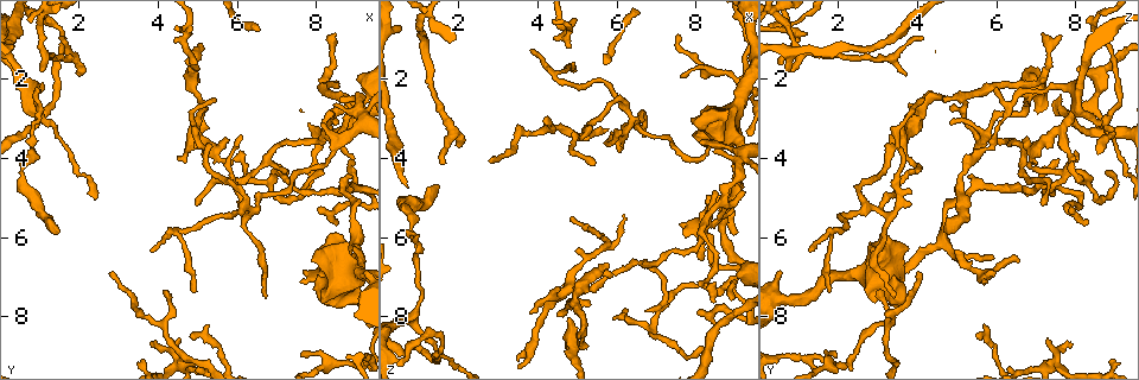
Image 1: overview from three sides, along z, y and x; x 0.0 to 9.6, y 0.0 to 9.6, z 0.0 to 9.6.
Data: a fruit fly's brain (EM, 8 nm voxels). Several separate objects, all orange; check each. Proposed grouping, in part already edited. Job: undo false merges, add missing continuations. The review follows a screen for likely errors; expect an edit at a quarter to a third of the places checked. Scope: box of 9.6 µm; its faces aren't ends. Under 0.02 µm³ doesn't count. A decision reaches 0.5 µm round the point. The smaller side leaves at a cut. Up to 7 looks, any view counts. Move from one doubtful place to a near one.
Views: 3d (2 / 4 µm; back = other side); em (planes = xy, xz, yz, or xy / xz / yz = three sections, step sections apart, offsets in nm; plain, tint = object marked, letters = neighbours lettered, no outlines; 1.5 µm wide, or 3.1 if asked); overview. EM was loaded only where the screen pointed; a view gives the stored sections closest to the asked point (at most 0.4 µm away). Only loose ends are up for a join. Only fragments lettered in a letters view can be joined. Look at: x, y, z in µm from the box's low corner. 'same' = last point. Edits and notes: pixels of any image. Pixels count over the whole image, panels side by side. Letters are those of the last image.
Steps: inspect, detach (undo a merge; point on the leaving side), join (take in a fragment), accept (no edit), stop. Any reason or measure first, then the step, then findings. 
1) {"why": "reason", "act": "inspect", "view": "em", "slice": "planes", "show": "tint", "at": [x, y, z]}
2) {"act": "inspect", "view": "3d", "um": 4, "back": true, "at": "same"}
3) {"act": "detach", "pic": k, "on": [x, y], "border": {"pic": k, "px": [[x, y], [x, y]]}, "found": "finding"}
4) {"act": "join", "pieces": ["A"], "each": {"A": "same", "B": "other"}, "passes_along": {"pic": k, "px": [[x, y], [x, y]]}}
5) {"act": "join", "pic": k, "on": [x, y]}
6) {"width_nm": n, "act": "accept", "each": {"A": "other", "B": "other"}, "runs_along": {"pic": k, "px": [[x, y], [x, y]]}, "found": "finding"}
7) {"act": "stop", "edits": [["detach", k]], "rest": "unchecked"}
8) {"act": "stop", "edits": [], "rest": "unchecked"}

{"why": "an open end", "act": "inspect", "view": "3d", "um": 2, "at": [2.00, 1.90, 3.75]}

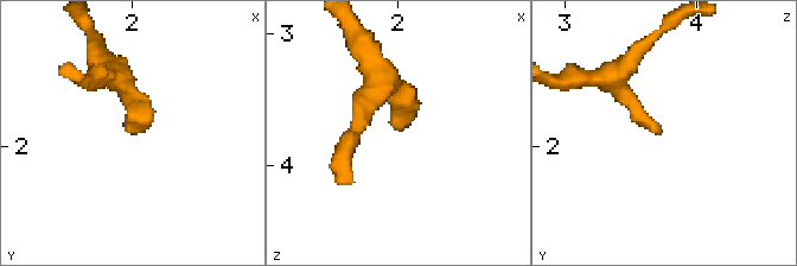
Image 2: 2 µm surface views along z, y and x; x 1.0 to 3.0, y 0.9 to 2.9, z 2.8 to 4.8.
{"why": "need the tissue", "act": "inspect", "view": "em", "slice": "planes", "show": "letters", "at": [2.04, 1.92, 3.72]}

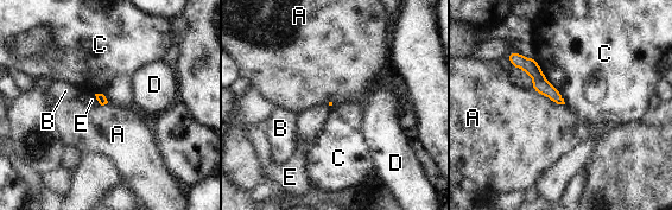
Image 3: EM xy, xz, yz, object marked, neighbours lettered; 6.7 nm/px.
{"act": "accept", "each": {"A": "other", "B": "other", "C": "other", "D": "other", "E": "other"}, "runs_along": {"pic": 3, "px": [[512, 57], [524, 63], [560, 101]]}, "found": "no lettered fragment goes on from it"}

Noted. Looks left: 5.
{"why": "free end", "act": "inspect", "view": "em", "slice": "yz", "step": 8, "show": "letters", "at": [5.75, 3.50, 6.65]}

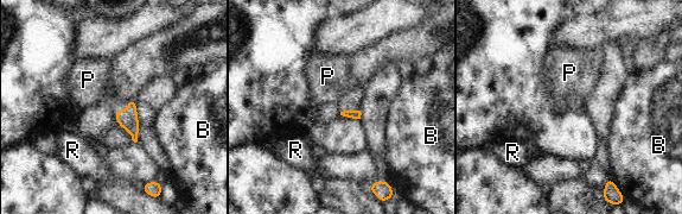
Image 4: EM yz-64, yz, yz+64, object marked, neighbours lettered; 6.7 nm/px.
{"longest_contact_nm": ["P", 60], "act": "join", "pieces": ["P"], "each": {"B": "other", "P": "same", "R": "other"}, "passes_along": {"pic": 4, "px": [[355, 114], [356, 111], [331, 83]]}, "found": "the cell continues"}

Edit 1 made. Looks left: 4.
{"act": "inspect", "view": "overview"}

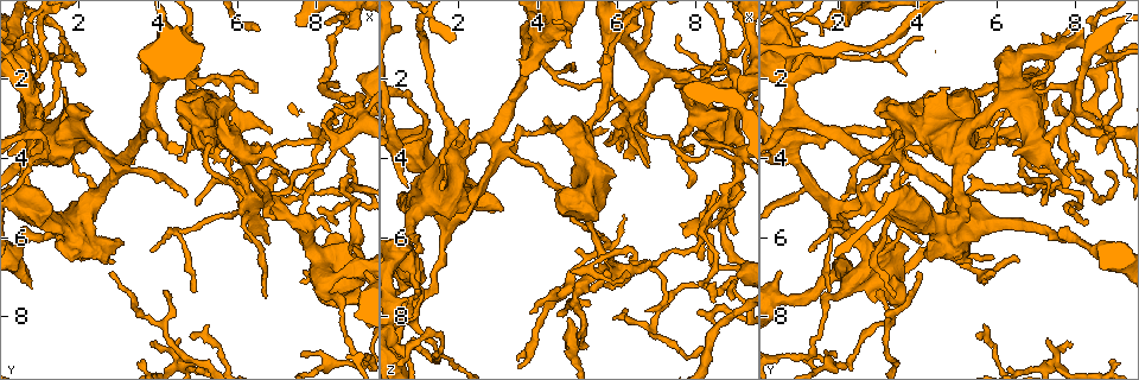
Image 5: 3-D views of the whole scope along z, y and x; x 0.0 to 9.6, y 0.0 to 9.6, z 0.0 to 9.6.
{"why": "free end", "act": "inspect", "view": "3d", "um": 2, "at": [4.85, 1.95, 6.95]}

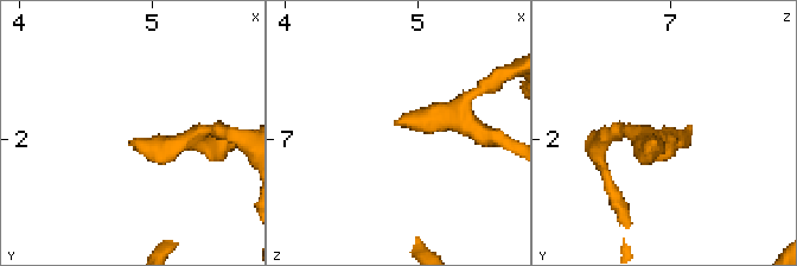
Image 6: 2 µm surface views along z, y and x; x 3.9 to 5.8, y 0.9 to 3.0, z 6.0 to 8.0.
{"why": "now the EM", "act": "inspect", "view": "em", "slice": "xy", "step": 4, "show": "tint", "at": [4.84, 2.00, 6.90]}

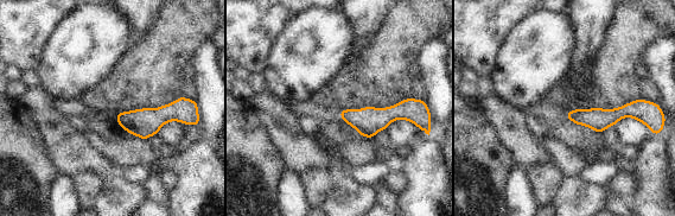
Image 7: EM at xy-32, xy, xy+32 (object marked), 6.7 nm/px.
{"act": "inspect", "view": "em", "slice": "planes", "show": "letters", "at": "same"}

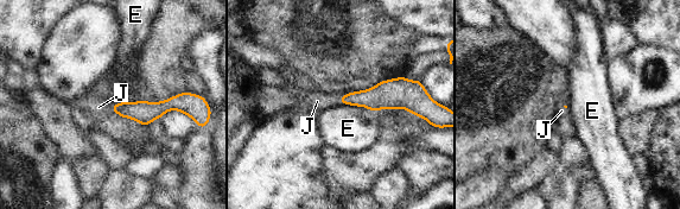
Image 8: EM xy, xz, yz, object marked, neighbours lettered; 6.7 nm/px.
{"longest_contact_nm": ["E", 260], "act": "join", "pieces": ["J"], "each": {"E": "other", "J": "same"}, "found": "the cell continues"}

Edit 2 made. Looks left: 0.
{"act": "stop", "edits": [["join", 4], ["join", 8]], "rest": "unchecked"}

